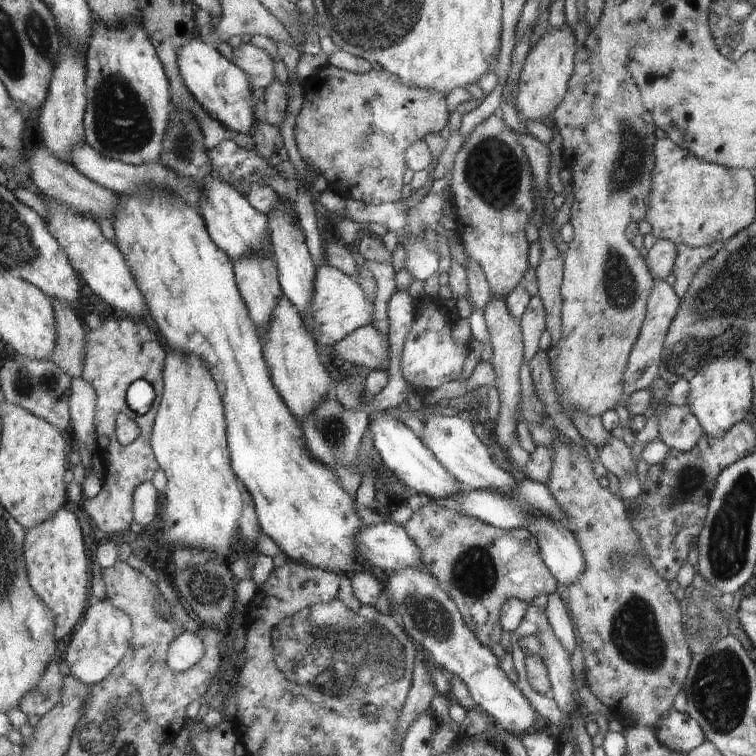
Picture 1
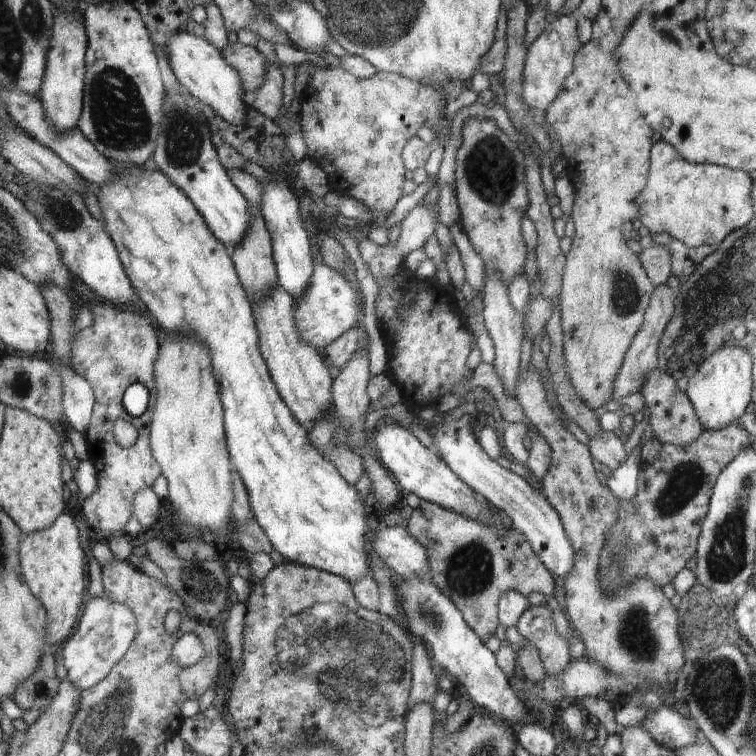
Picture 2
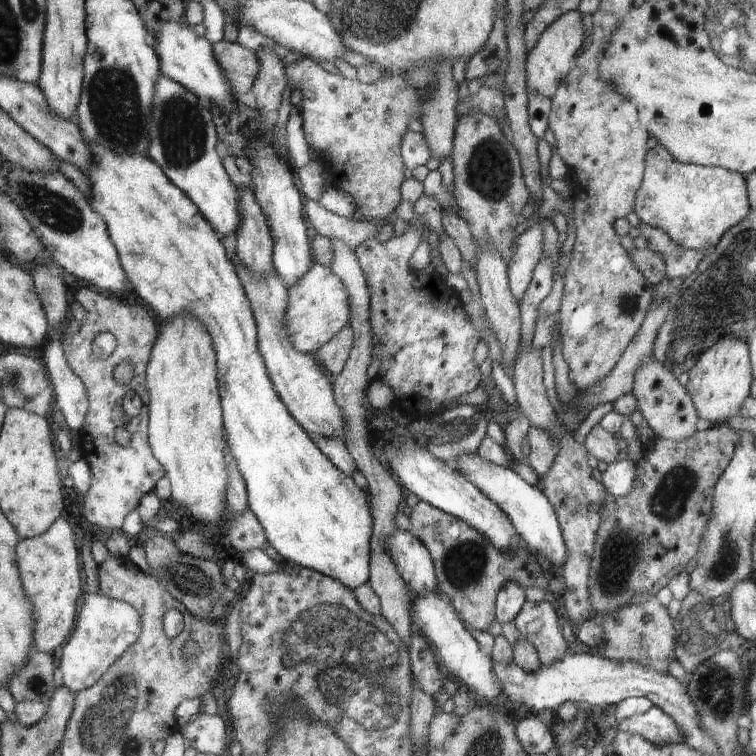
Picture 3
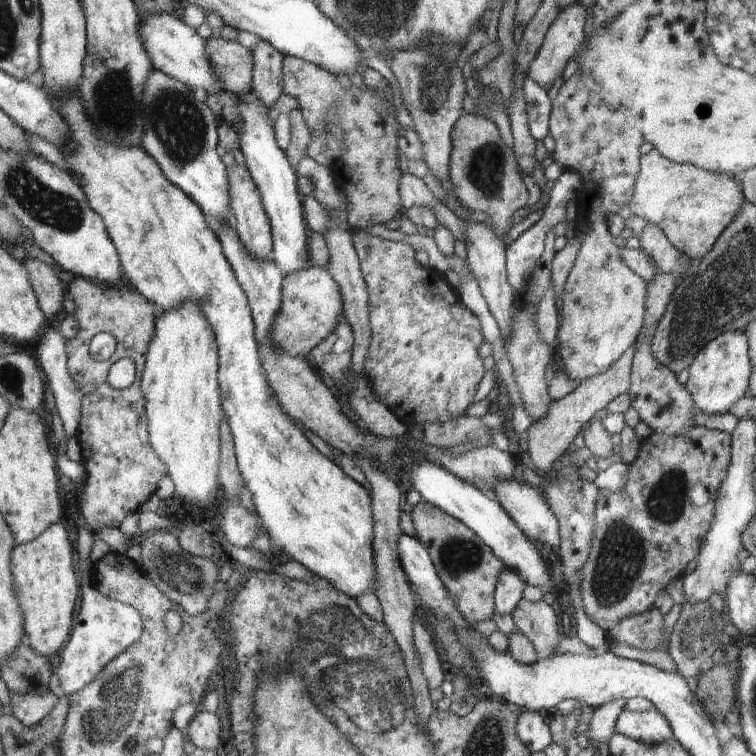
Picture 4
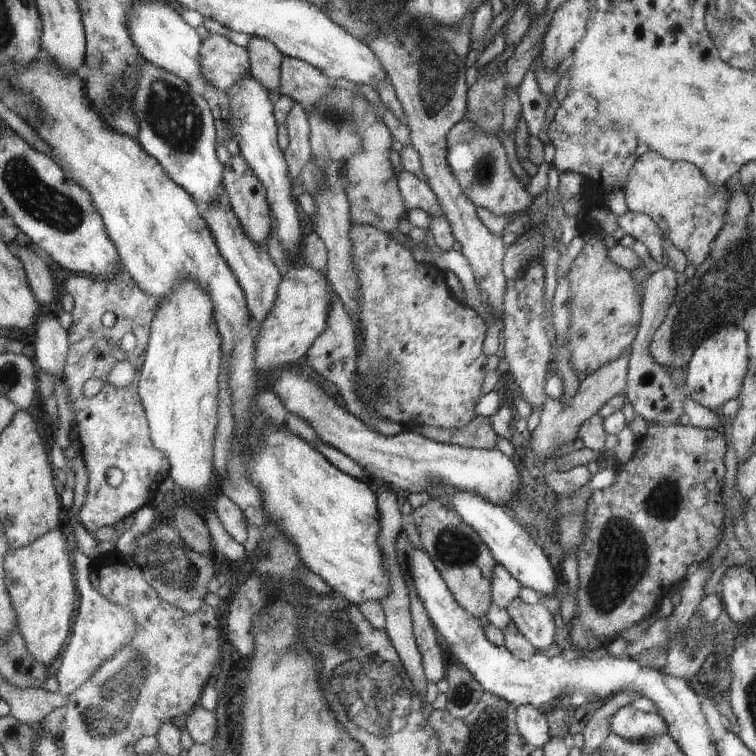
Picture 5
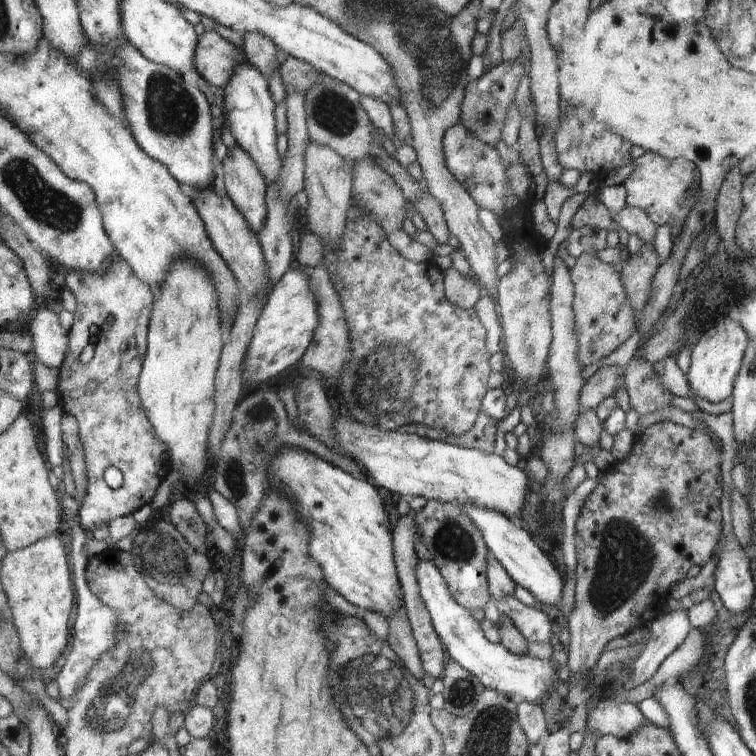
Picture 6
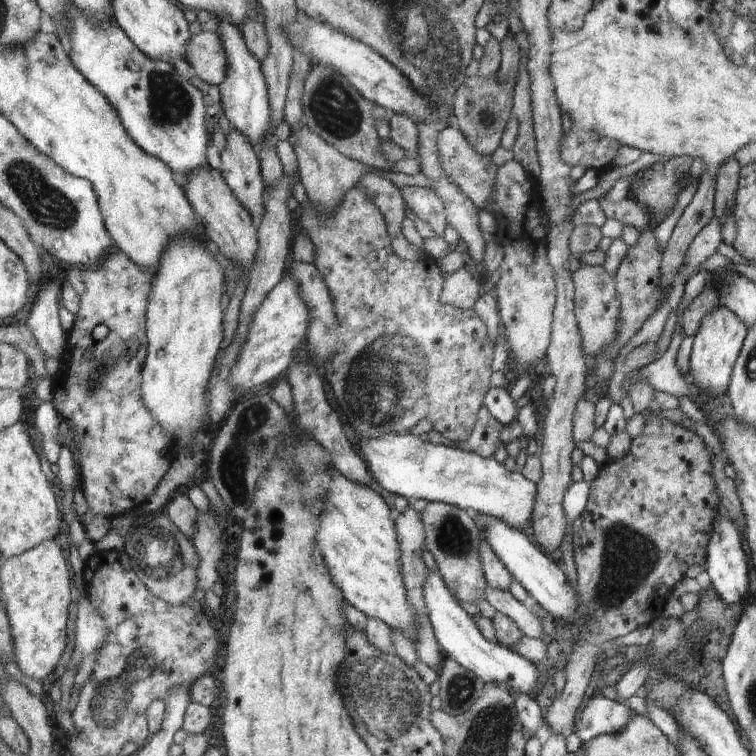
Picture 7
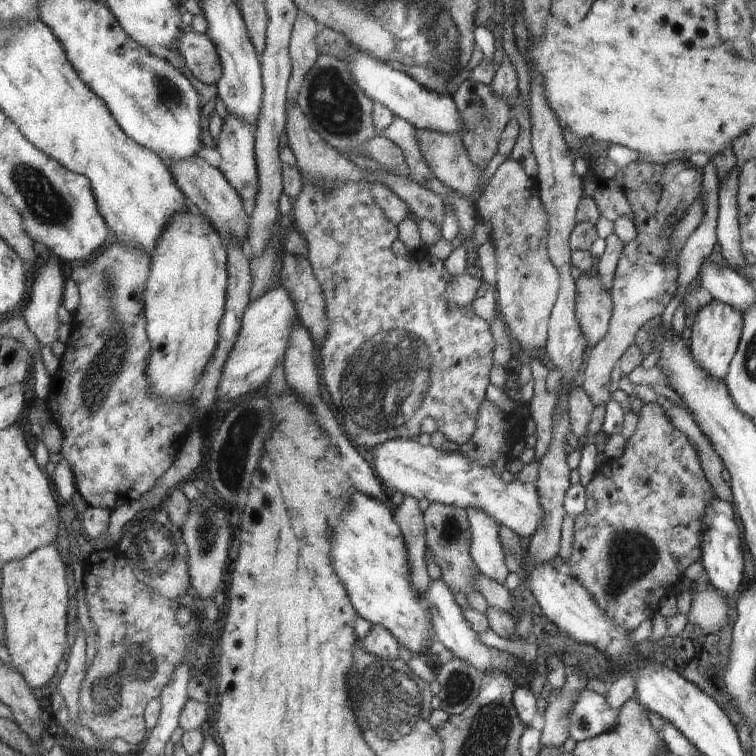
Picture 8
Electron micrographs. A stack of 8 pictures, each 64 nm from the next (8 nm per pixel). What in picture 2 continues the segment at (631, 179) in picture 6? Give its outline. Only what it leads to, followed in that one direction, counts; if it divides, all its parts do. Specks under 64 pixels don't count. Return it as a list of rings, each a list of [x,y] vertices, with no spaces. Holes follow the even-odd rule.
[[[664,139],[652,146],[651,168],[648,170],[647,186],[638,197],[640,222],[651,234],[668,234],[690,248],[702,245],[718,247],[720,242],[732,232],[750,222],[754,211],[750,190],[753,178],[747,172],[720,165],[686,162],[676,147]]]

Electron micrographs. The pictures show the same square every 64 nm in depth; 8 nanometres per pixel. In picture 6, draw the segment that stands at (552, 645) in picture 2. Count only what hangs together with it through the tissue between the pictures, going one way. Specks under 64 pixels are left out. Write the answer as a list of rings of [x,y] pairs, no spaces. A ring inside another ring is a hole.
[[[512,595],[494,602],[503,615],[512,619],[527,642],[546,644],[550,640],[552,628],[550,628],[550,618],[544,610],[538,610],[537,606],[526,606]]]

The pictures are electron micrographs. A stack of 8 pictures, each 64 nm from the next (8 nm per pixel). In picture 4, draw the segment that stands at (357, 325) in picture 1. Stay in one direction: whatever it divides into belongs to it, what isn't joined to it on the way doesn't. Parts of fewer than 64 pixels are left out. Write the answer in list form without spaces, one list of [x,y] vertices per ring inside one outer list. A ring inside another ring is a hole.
[[[312,265],[306,270],[288,273],[283,285],[283,302],[272,326],[272,342],[292,358],[309,358],[312,350],[336,328],[342,314],[340,287],[327,269]]]

